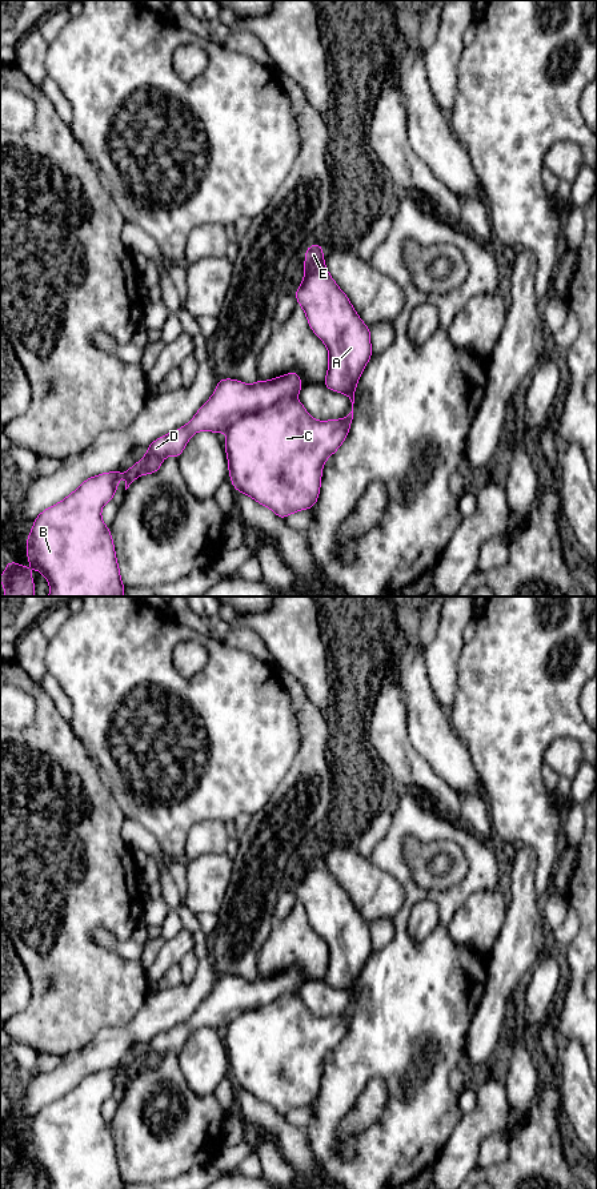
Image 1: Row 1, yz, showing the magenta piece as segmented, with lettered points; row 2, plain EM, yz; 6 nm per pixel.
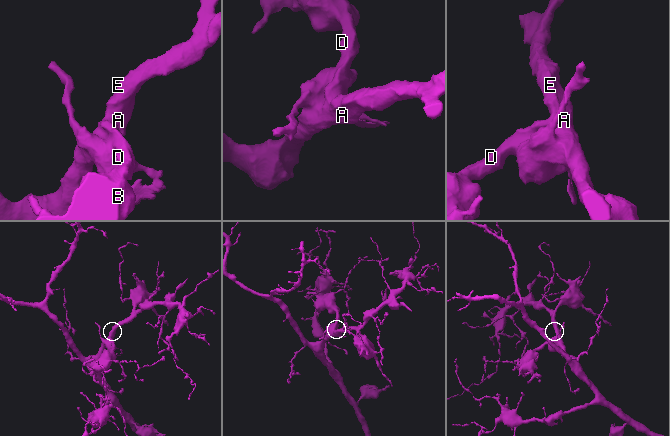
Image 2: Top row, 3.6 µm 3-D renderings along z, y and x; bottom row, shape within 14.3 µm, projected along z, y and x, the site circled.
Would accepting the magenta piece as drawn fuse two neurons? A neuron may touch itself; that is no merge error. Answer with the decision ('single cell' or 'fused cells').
single cell

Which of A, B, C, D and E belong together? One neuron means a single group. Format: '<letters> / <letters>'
A B C D E

